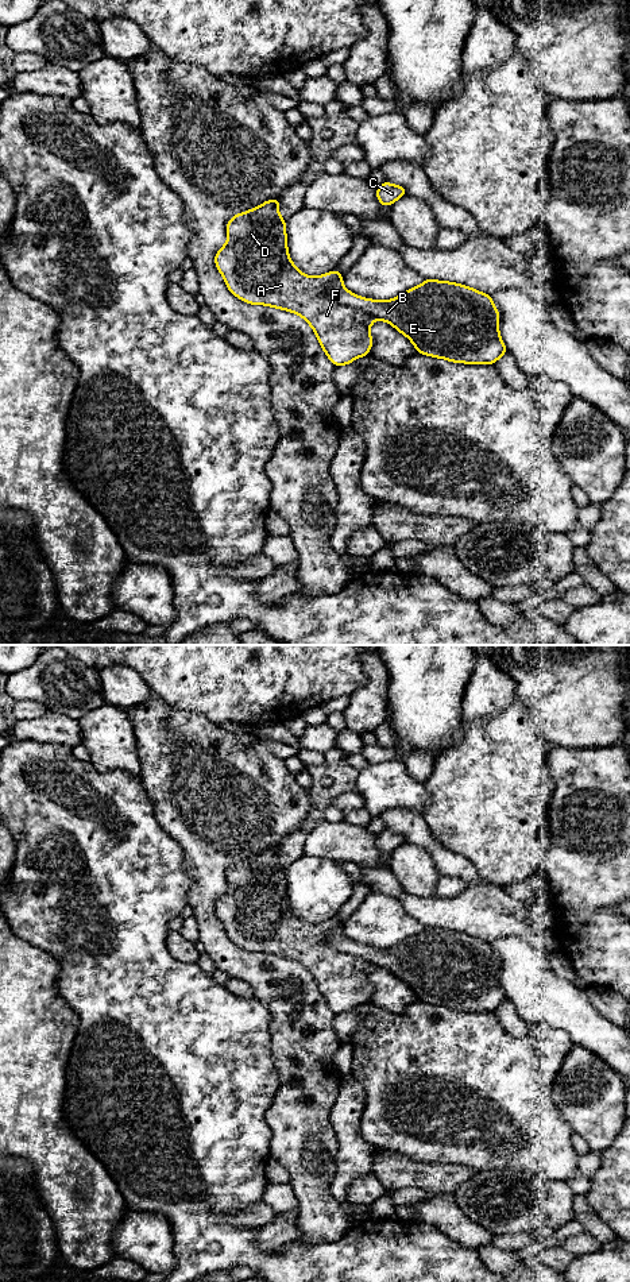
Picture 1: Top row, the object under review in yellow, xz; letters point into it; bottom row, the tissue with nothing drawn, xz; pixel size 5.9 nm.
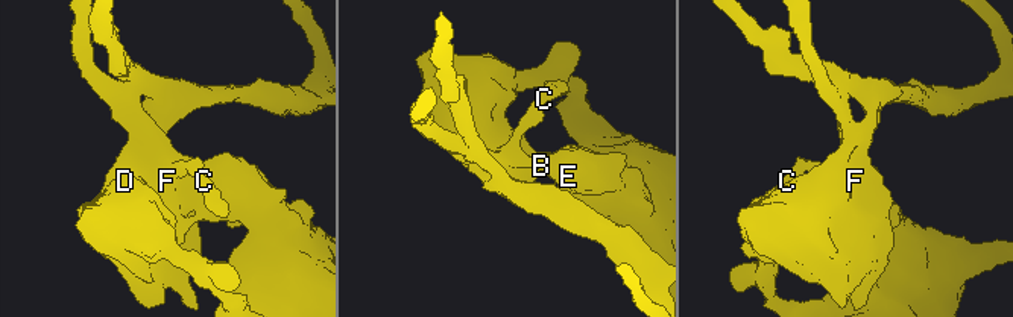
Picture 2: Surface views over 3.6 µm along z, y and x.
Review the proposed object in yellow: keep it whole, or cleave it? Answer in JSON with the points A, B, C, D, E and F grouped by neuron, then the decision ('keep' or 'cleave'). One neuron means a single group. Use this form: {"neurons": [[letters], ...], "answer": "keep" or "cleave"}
{"neurons": [["A", "D", "F"], ["B", "C", "E"]], "answer": "cleave"}

